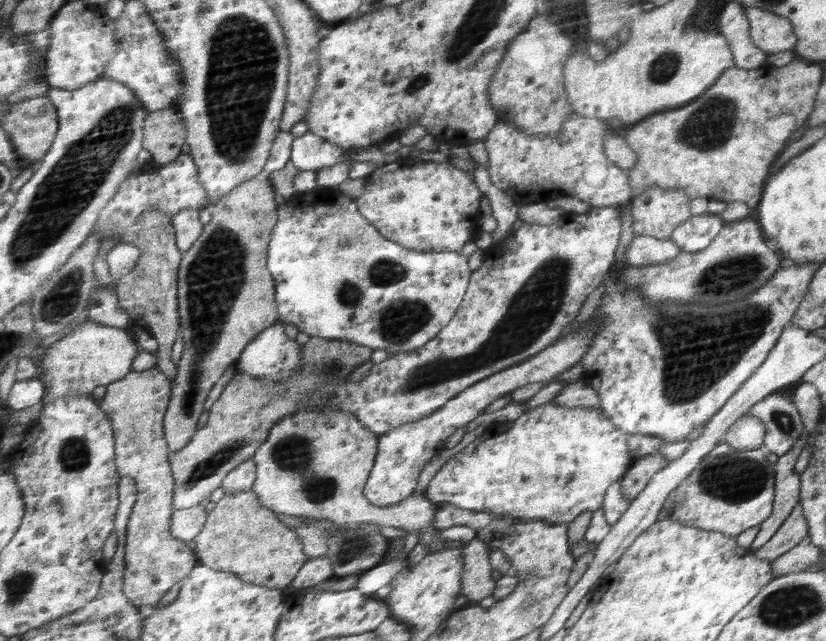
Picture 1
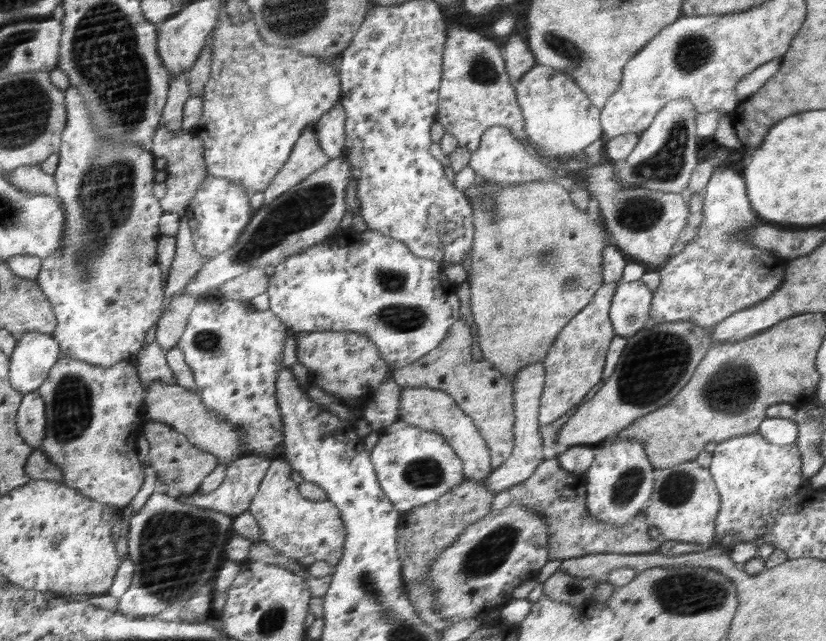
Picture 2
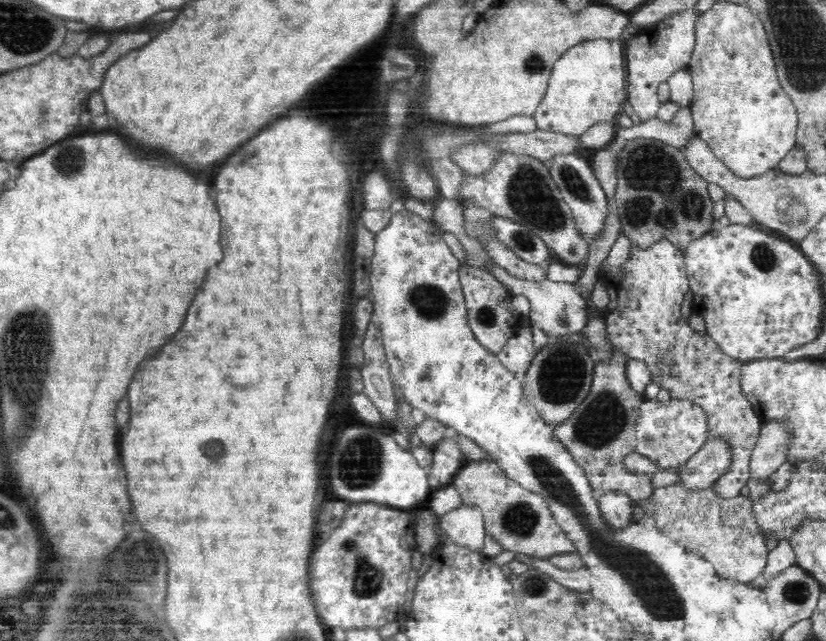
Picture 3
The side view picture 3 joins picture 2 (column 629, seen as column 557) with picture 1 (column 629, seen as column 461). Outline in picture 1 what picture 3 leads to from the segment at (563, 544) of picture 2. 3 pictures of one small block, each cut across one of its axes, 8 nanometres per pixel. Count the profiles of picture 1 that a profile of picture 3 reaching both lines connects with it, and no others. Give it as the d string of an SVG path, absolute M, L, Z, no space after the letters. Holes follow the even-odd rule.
M658 453L636 459L624 478L619 480L623 496L633 500L638 493L644 490L652 476L669 462L670 460L662 459Z

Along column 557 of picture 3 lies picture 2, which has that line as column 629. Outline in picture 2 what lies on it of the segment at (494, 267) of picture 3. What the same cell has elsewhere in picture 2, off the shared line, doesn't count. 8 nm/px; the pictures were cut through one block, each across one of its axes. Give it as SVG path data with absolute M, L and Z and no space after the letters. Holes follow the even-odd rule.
M620 282L609 310L610 322L618 336L632 337L650 324L653 291L642 282Z

